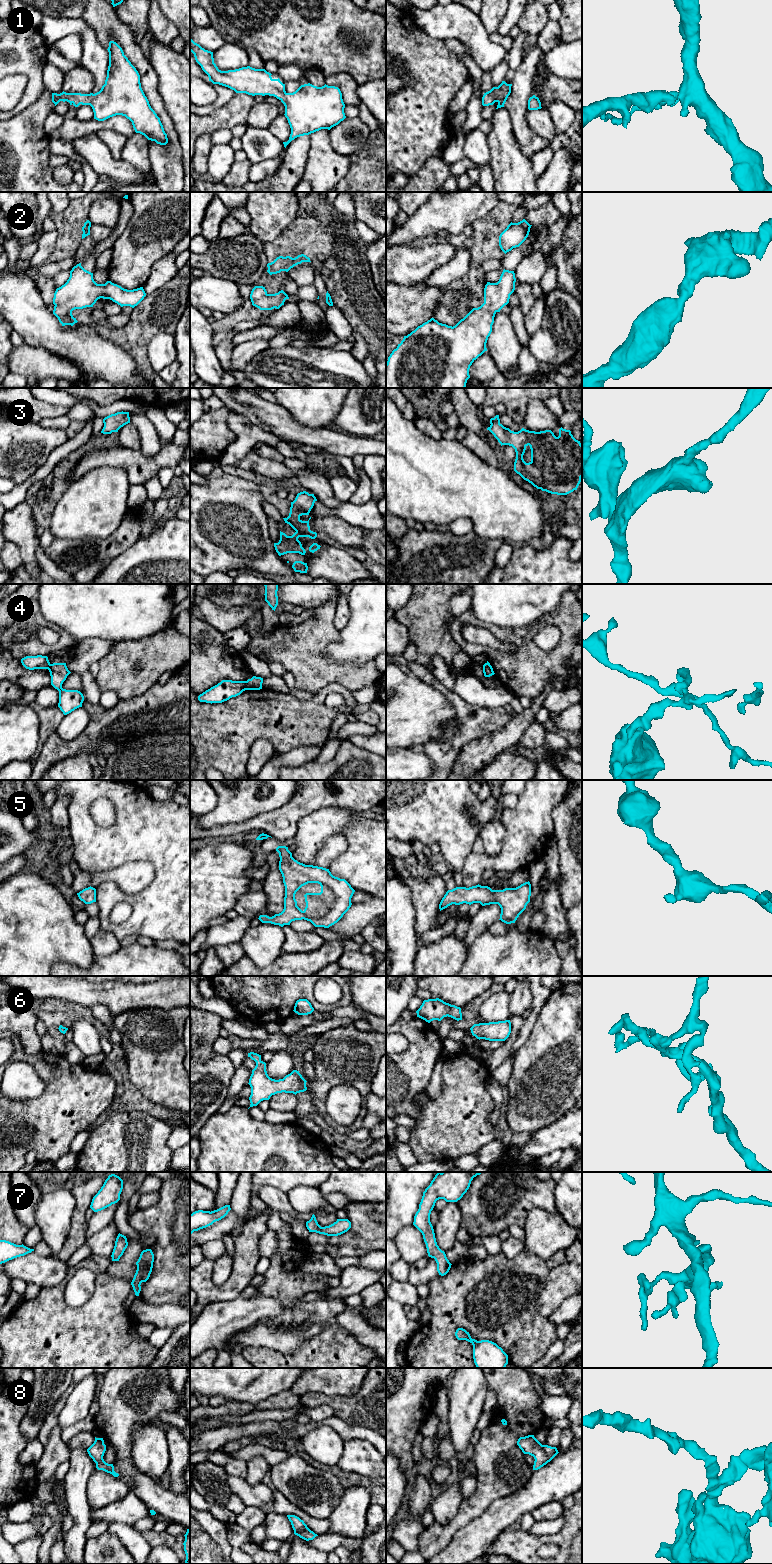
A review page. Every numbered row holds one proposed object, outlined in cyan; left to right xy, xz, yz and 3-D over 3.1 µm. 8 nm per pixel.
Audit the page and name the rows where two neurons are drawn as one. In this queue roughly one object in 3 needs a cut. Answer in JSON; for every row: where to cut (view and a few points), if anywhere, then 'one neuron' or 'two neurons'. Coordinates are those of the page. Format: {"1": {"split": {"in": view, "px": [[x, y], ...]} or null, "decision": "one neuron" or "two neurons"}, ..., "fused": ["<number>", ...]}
{"1": {"split": null, "decision": "one neuron"}, "2": {"split": null, "decision": "one neuron"}, "3": {"split": null, "decision": "one neuron"}, "4": {"split": {"in": "xz", "px": [[246, 681], [244, 689]]}, "decision": "two neurons"}, "5": {"split": null, "decision": "one neuron"}, "6": {"split": null, "decision": "one neuron"}, "7": {"split": null, "decision": "one neuron"}, "8": {"split": null, "decision": "one neuron"}, "fused": ["4"]}

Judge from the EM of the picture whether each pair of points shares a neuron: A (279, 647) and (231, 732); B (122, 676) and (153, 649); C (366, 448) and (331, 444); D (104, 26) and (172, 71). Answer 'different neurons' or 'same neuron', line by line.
A: different neurons
B: same neuron
C: same neuron
D: different neurons

